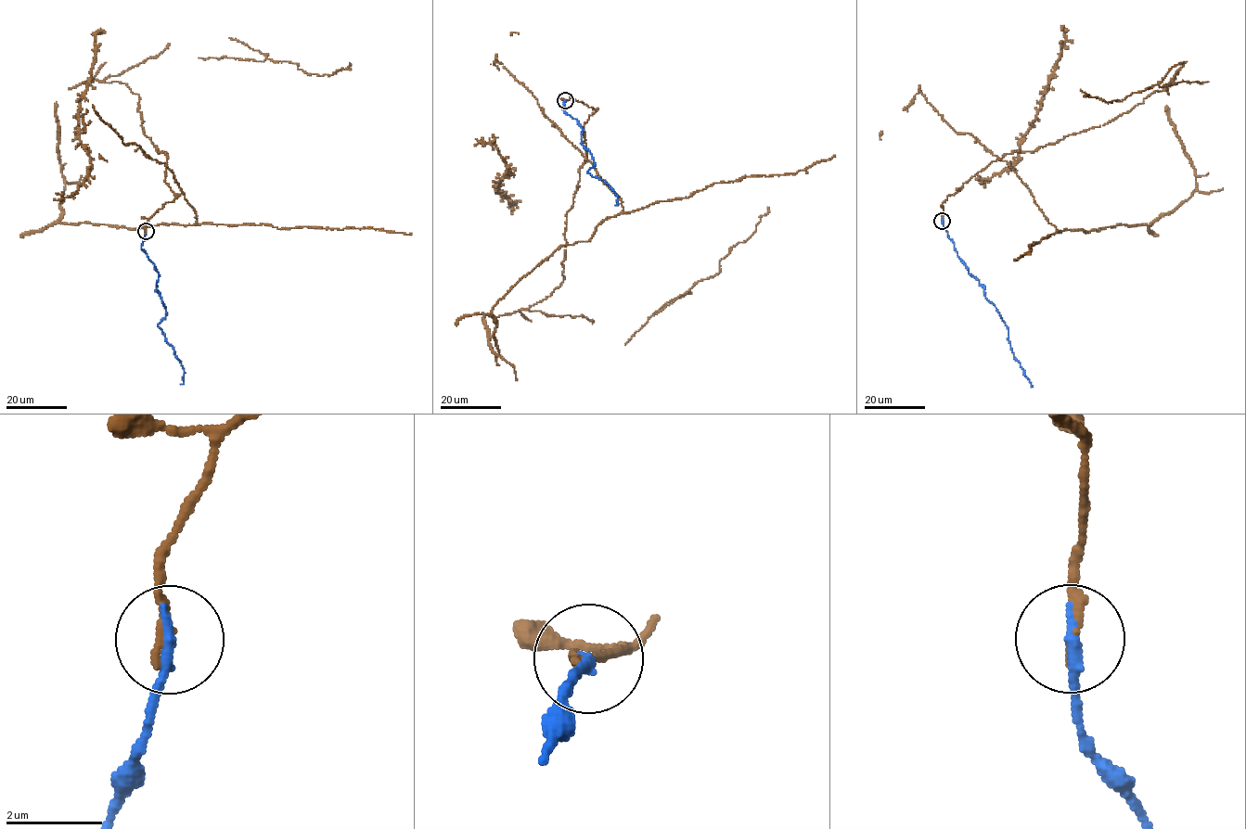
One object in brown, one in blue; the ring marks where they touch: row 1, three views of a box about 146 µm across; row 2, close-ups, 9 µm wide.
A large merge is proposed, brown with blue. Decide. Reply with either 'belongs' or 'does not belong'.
belongs

